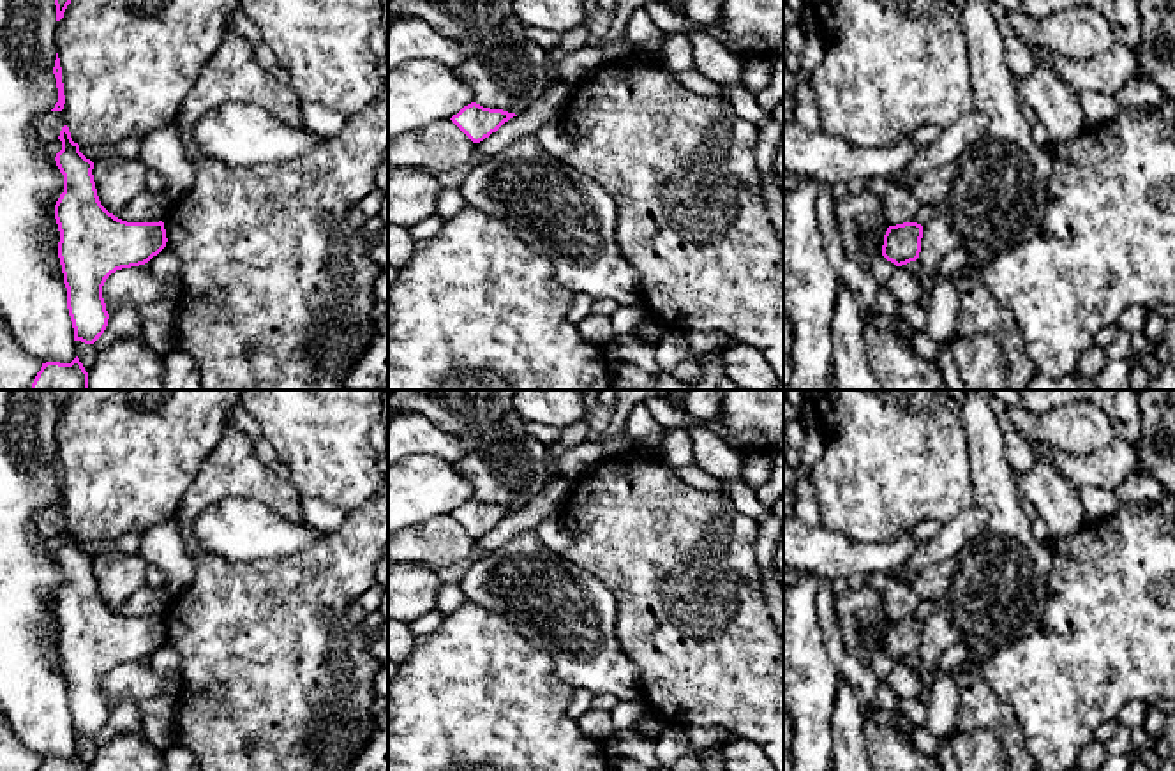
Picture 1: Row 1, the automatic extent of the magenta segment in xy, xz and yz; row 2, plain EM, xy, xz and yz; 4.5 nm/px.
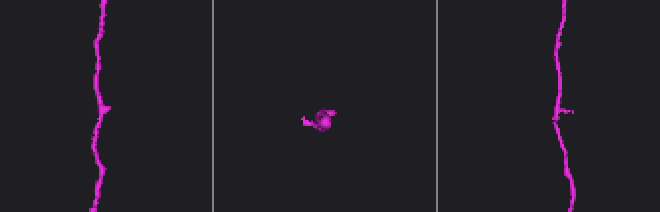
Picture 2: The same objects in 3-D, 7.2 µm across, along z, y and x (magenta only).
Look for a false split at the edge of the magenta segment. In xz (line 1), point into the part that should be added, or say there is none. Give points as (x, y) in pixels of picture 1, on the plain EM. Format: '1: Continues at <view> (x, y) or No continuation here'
1: No continuation here

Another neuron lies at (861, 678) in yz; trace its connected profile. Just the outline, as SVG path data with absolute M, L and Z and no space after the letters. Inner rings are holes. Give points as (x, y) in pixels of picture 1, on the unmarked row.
M817 577L817 614L831 660L838 674L842 674L852 686L857 700L866 707L877 707L877 676L872 665L866 665L859 658L849 655L840 646L834 603L836 596L833 593L833 580Z

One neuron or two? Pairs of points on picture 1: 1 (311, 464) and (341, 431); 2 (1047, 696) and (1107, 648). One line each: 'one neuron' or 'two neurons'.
1: one neuron
2: one neuron

